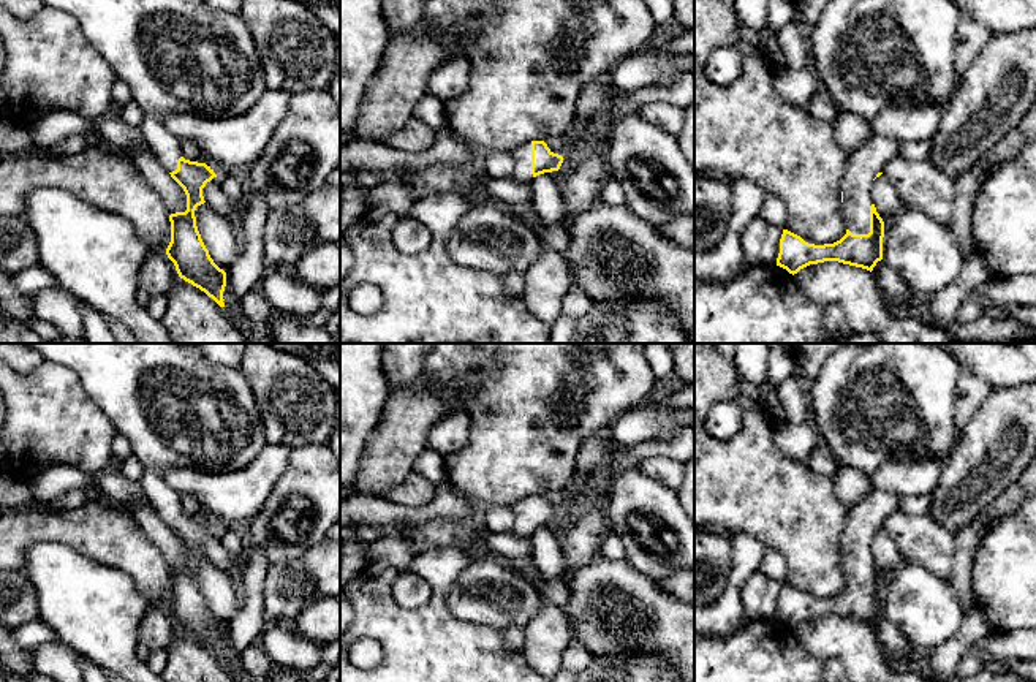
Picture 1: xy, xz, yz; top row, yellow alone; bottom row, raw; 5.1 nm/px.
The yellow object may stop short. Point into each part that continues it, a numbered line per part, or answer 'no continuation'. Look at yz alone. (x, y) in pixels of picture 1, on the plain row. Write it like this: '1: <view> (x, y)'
1: yz (864, 518)

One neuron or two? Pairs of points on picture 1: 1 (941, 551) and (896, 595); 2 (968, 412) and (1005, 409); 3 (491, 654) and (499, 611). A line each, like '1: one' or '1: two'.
1: two
2: two
3: two

